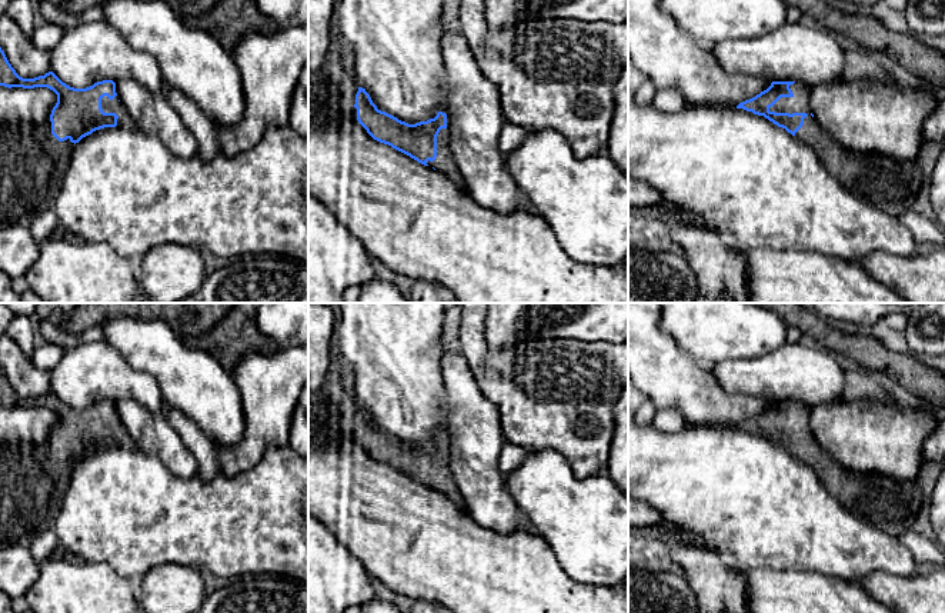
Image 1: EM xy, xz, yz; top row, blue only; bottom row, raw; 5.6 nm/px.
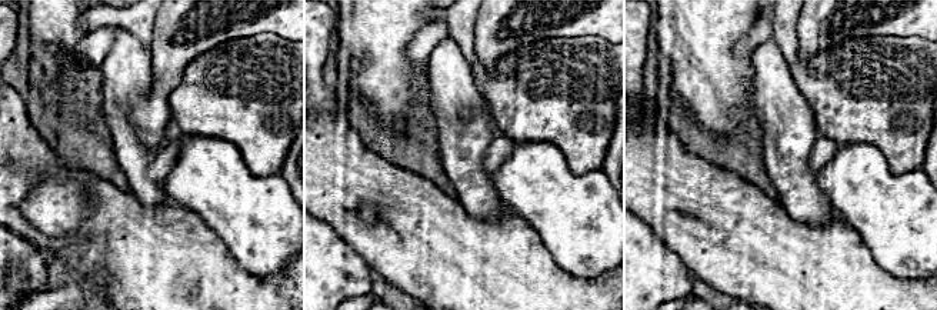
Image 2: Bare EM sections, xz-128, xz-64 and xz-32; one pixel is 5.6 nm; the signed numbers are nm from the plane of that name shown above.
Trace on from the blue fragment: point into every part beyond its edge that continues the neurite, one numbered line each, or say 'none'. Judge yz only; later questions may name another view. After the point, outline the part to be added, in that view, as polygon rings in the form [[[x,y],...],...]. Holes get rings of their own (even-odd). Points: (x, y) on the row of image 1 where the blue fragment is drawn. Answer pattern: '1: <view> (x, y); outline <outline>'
1: yz (890, 185); outline [[[794,83],[789,89],[794,96],[781,97],[769,111],[808,114],[795,137],[817,153],[831,176],[856,197],[894,217],[912,210],[922,180],[916,161],[866,156],[845,149],[811,116],[812,89],[802,83]]]

